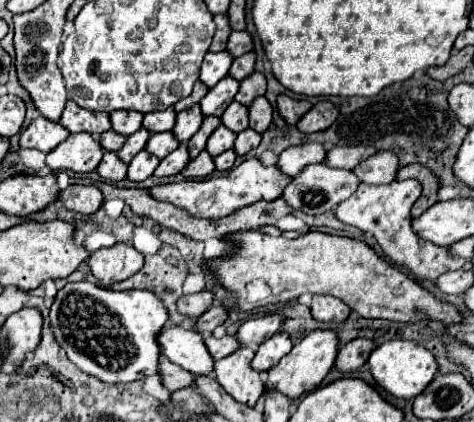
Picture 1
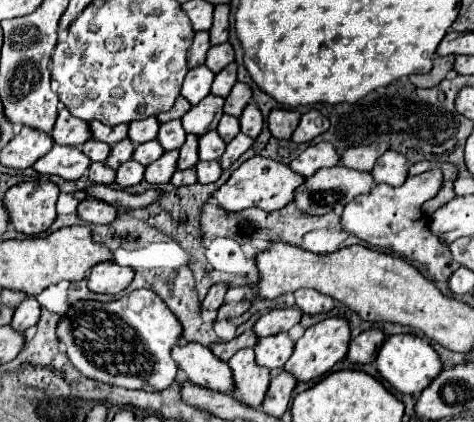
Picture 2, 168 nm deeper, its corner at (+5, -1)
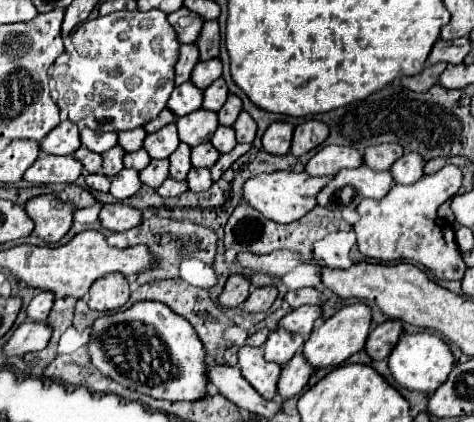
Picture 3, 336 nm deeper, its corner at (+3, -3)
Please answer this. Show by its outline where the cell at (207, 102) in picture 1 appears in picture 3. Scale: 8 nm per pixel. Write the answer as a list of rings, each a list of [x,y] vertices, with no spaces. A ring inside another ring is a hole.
[[[200,108],[192,114],[178,118],[176,126],[178,126],[180,142],[184,142],[192,148],[192,146],[198,146],[200,142],[210,140],[210,136],[218,128],[218,118],[216,118],[216,112],[208,112],[208,110]]]

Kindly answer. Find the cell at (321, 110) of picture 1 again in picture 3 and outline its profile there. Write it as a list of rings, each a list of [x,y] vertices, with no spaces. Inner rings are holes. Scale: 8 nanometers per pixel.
[[[306,120],[306,122],[298,124],[296,130],[294,130],[290,154],[292,156],[302,156],[302,154],[310,152],[312,148],[320,146],[326,138],[328,138],[328,126],[324,122]]]

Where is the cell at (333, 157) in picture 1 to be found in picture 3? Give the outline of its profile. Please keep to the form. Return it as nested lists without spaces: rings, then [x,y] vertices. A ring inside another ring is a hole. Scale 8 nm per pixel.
[[[378,144],[378,146],[366,148],[364,164],[374,170],[390,170],[392,162],[396,162],[402,154],[404,154],[404,148],[400,144]]]

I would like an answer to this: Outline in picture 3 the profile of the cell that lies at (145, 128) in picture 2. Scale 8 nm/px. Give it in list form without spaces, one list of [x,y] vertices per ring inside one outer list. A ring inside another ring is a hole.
[[[128,130],[128,132],[120,132],[118,134],[118,144],[122,146],[124,152],[136,152],[142,148],[142,142],[146,138],[146,132],[140,130]]]

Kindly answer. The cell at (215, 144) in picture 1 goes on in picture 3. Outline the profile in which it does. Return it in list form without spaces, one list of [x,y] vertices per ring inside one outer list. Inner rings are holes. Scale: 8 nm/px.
[[[204,142],[204,144],[198,144],[192,148],[190,162],[194,168],[210,168],[218,160],[218,156],[220,154],[216,154],[216,150],[210,146],[210,142]]]

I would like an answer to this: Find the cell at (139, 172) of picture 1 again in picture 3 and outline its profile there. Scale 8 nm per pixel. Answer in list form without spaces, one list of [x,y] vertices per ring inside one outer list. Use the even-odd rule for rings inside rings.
[[[124,168],[124,170],[120,170],[120,174],[116,174],[116,176],[112,178],[110,194],[112,194],[116,200],[124,200],[124,198],[134,196],[140,186],[142,186],[142,182],[140,182],[140,178],[138,178],[138,172],[132,170],[132,168]]]

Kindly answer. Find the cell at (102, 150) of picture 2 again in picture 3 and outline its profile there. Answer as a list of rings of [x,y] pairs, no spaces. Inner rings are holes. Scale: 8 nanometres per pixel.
[[[80,146],[72,156],[84,166],[84,174],[96,174],[102,170],[102,156],[96,152],[90,152],[84,146]]]

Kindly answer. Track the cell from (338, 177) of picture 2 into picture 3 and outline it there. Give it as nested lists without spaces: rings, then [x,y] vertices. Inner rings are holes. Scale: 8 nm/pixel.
[[[362,164],[352,170],[340,170],[340,174],[336,174],[328,182],[328,186],[318,194],[318,204],[328,210],[340,210],[346,206],[356,208],[364,198],[384,198],[392,186],[394,186],[392,172],[376,172],[376,170]]]

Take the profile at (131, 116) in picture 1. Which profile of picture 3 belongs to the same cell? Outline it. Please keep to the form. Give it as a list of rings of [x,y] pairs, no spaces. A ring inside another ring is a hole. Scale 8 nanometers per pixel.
[[[82,128],[80,130],[80,142],[88,150],[102,154],[104,150],[110,150],[112,146],[116,146],[118,138],[116,138],[116,134],[104,134],[104,132],[94,132],[94,130]]]

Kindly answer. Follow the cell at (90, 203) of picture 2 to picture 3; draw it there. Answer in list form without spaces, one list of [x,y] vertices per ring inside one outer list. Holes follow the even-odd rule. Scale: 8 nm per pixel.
[[[106,204],[106,206],[102,206],[100,222],[104,228],[108,228],[112,232],[124,232],[124,230],[140,226],[142,212],[138,208],[126,206],[126,204]]]

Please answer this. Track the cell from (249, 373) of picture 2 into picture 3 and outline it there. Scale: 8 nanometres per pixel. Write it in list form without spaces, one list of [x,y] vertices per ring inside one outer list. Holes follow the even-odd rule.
[[[242,346],[238,350],[238,364],[242,368],[242,376],[266,398],[272,400],[276,396],[276,386],[280,378],[280,364],[264,360],[262,348]]]

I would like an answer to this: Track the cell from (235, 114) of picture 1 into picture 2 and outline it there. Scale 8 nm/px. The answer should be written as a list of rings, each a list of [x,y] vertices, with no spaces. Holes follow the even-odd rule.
[[[222,116],[220,124],[218,124],[218,134],[222,136],[224,142],[230,142],[232,138],[236,138],[236,134],[240,132],[240,122],[236,116]]]

